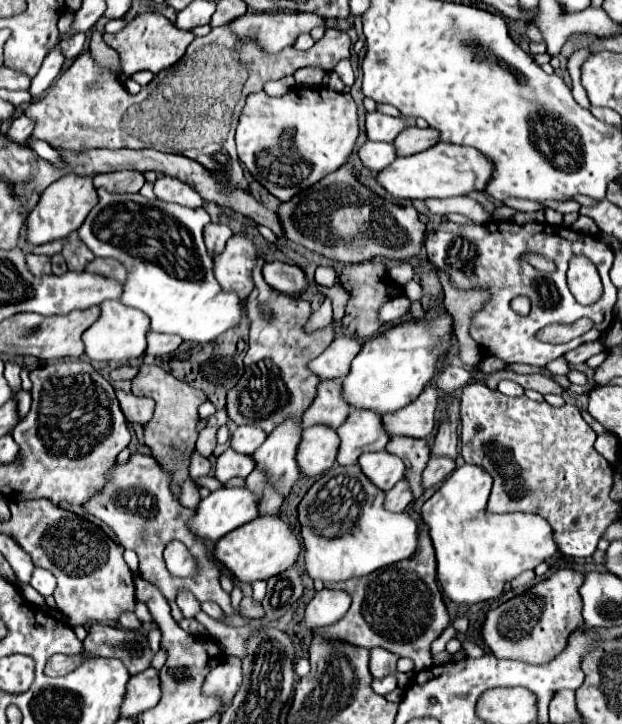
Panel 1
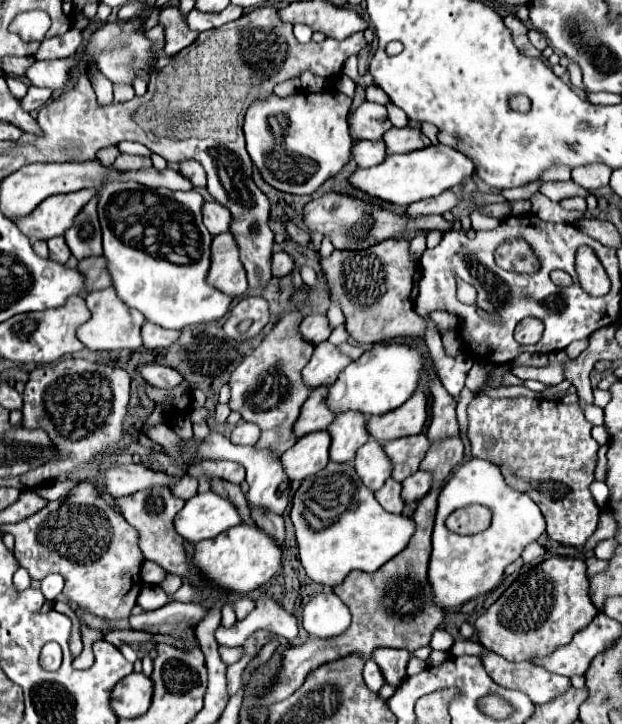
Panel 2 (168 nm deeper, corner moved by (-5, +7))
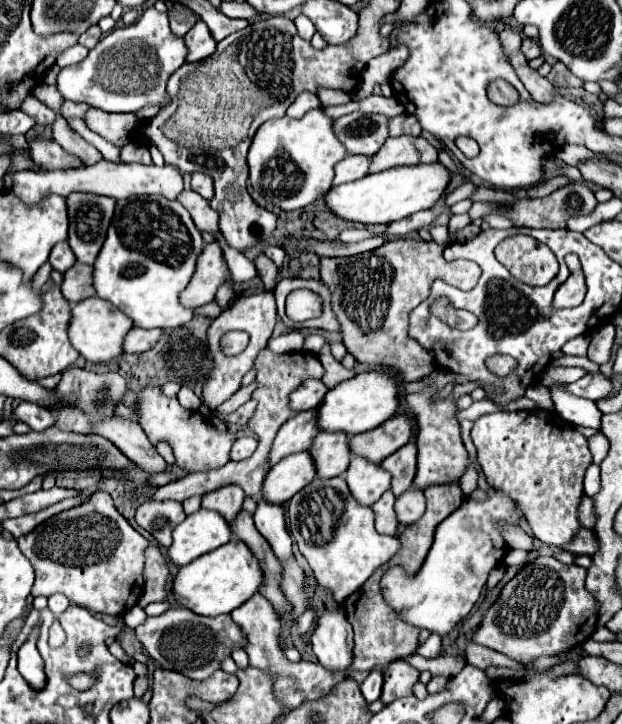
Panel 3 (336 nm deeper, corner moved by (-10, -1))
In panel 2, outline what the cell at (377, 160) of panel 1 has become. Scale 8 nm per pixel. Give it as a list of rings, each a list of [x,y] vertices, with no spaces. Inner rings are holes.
[[[358,141],[352,147],[352,155],[358,167],[374,167],[384,161],[386,147],[382,141]]]

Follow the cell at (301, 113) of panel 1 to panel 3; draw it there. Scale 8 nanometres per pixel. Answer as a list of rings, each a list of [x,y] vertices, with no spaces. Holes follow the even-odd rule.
[[[321,107],[307,111],[301,119],[279,117],[265,121],[249,147],[249,181],[267,201],[283,211],[303,209],[327,195],[333,187],[335,165],[347,155],[347,149],[333,131],[333,119]]]

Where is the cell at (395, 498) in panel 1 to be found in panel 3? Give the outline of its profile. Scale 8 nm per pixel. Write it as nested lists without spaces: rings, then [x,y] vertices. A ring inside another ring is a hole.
[[[387,491],[371,509],[375,511],[375,527],[379,533],[387,533],[387,535],[395,535],[397,531],[397,515],[395,515],[395,495],[391,491]]]

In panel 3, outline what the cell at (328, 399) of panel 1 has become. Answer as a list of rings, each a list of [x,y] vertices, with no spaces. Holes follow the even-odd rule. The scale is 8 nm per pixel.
[[[317,409],[301,411],[293,415],[275,437],[275,443],[271,447],[271,465],[279,463],[283,457],[299,451],[307,451],[313,445],[313,439],[317,437]]]

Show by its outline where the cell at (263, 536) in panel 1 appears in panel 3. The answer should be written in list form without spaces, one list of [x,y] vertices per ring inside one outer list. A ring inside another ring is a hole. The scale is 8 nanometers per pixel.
[[[231,539],[231,543],[225,543],[223,547],[219,547],[219,551],[211,551],[195,559],[187,567],[181,567],[173,581],[173,595],[183,607],[195,611],[197,615],[215,617],[221,613],[231,613],[233,609],[243,605],[259,591],[261,583],[263,569],[259,559],[243,541]]]

